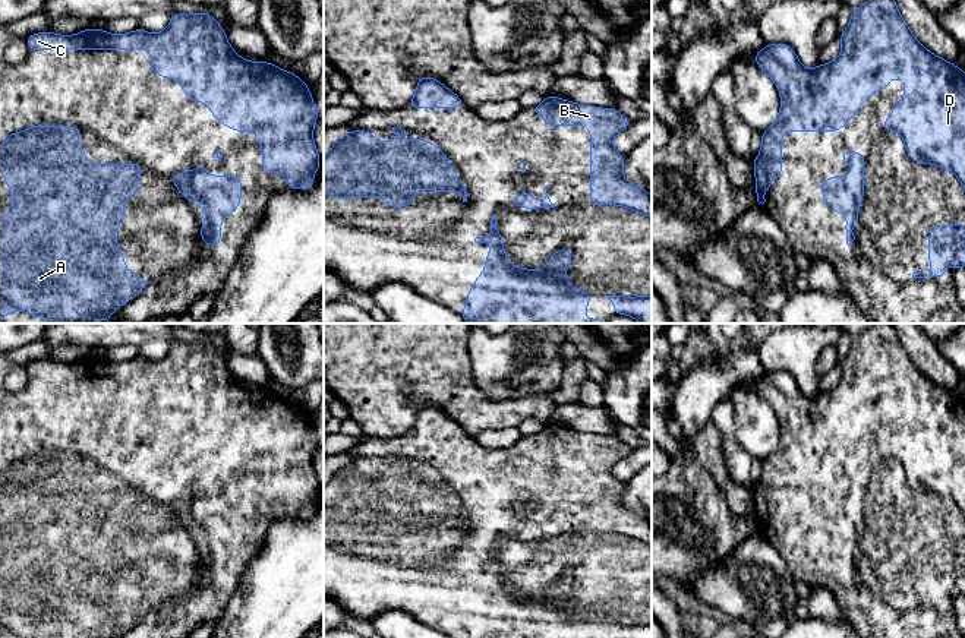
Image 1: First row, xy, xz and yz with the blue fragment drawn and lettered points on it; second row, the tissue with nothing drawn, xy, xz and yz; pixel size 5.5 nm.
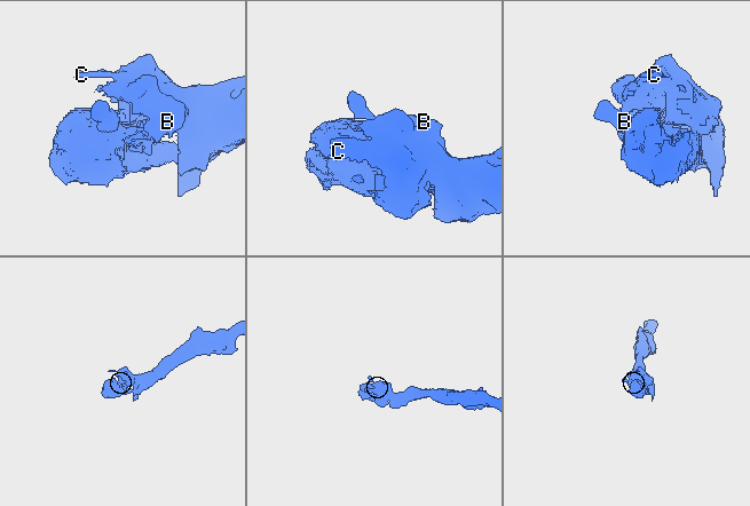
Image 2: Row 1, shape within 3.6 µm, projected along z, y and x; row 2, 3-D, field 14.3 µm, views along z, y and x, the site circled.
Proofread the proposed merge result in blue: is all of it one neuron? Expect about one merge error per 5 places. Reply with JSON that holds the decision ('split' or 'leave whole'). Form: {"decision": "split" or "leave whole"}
{"decision": "leave whole"}

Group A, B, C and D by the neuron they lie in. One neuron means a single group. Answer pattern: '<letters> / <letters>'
A B C D

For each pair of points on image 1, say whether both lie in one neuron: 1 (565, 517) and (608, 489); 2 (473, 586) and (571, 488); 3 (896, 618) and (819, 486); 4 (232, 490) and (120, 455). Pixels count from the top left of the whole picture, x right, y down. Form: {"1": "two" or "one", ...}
{"1": "one", "2": "one", "3": "one", "4": "one"}

